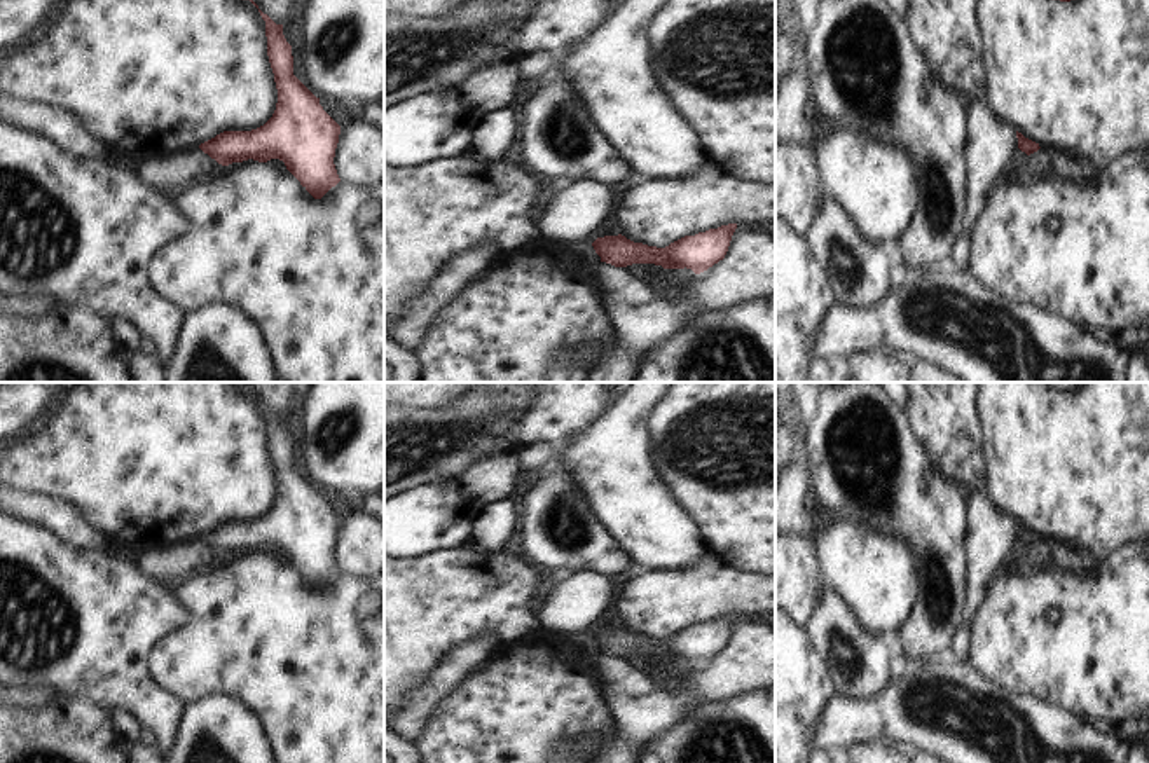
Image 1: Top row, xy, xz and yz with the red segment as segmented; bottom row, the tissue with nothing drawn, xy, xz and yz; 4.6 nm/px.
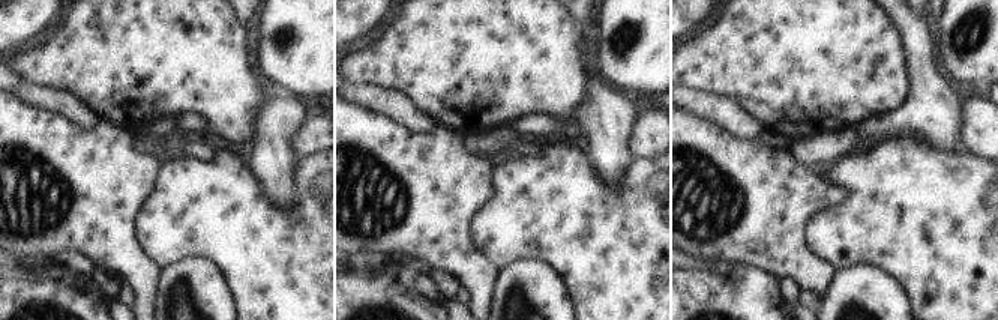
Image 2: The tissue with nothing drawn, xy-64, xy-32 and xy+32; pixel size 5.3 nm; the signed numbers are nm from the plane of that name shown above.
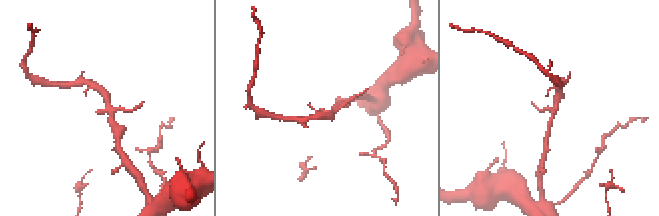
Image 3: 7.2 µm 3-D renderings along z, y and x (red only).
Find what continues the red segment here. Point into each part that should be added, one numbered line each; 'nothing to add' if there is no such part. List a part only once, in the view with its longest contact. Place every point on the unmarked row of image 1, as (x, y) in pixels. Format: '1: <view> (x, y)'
nothing to add

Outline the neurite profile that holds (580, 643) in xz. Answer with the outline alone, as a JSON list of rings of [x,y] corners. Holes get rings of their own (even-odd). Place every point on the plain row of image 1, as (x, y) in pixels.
[[[571,632],[562,636],[566,648],[580,656],[594,658],[601,653],[601,648],[595,644],[592,634],[587,632]]]

